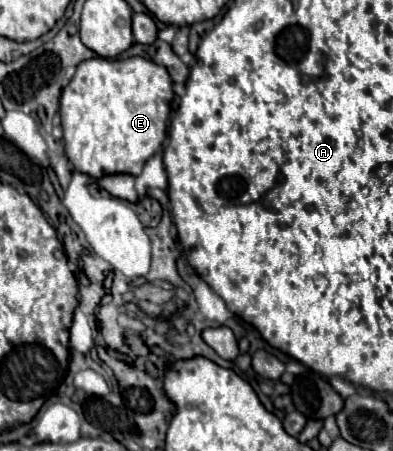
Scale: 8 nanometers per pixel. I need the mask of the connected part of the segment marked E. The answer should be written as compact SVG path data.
M92 58L84 60L70 84L62 90L60 98L60 118L62 118L62 144L68 160L78 172L84 172L96 180L112 174L130 174L138 176L144 162L154 156L164 138L170 117L170 102L174 98L172 80L166 68L146 60L146 58L124 58L124 60L106 60Z

